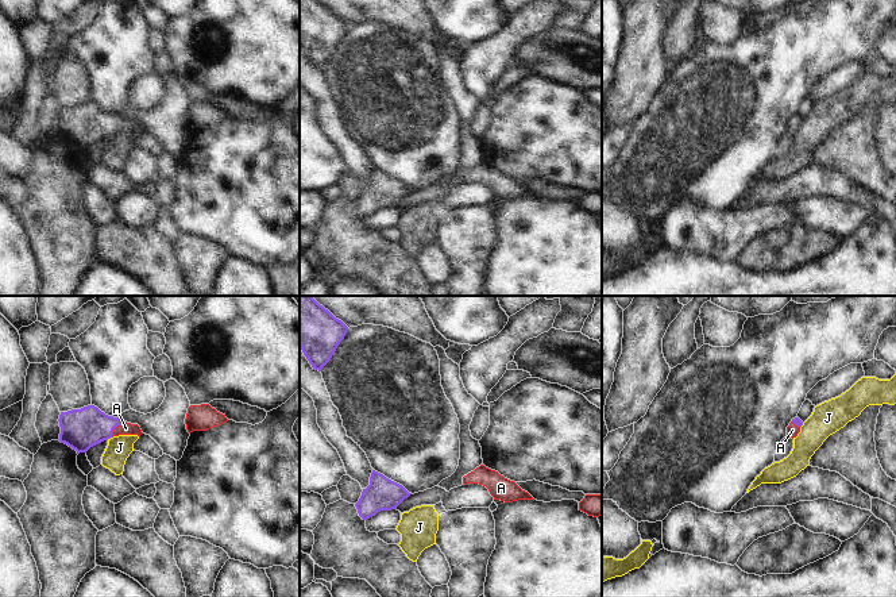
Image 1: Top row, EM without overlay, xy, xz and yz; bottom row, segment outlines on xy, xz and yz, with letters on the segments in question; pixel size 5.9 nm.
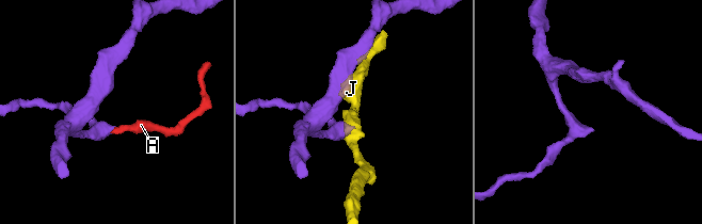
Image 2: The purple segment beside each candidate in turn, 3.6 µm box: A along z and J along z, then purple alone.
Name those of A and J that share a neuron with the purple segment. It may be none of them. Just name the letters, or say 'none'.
A

